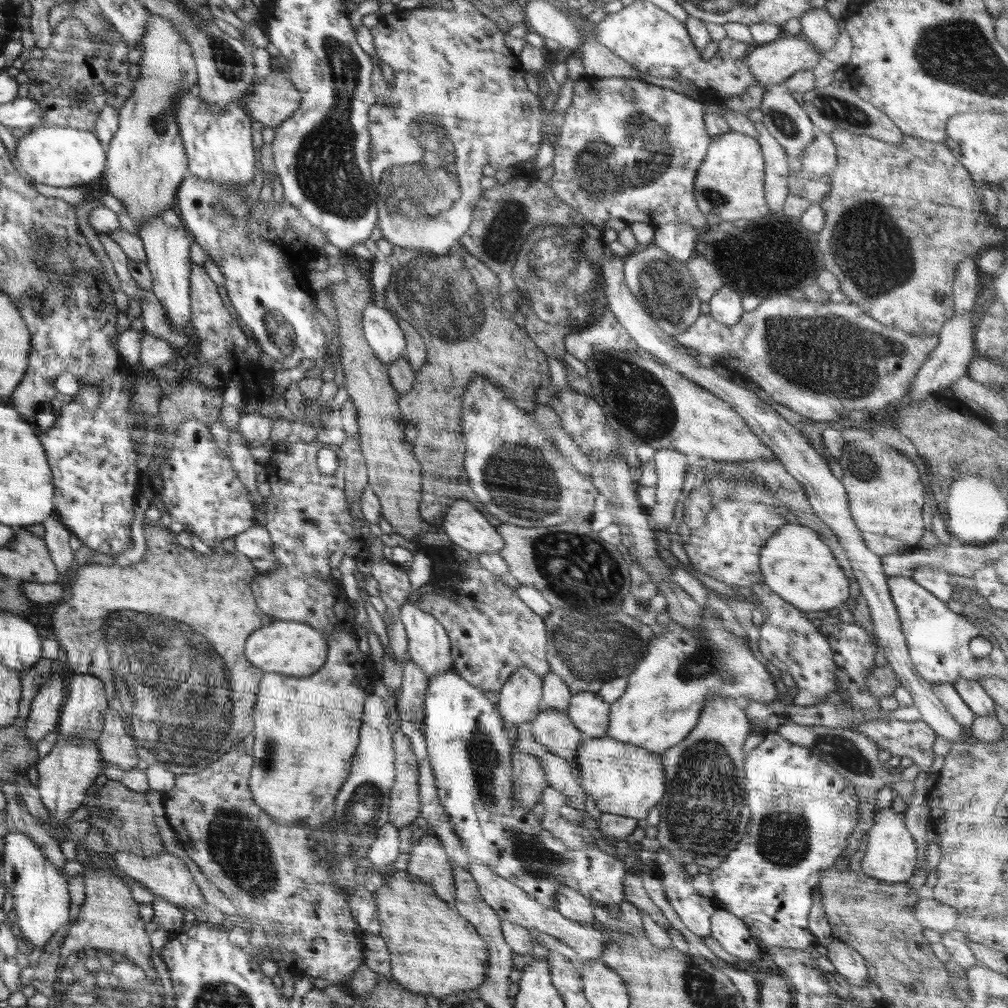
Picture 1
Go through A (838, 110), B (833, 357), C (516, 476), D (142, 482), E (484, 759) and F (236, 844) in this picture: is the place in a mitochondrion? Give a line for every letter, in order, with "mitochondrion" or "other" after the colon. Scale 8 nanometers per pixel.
A: mitochondrion
B: mitochondrion
C: mitochondrion
D: other
E: mitochondrion
F: mitochondrion

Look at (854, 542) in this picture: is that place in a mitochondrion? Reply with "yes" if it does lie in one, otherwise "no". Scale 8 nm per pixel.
no

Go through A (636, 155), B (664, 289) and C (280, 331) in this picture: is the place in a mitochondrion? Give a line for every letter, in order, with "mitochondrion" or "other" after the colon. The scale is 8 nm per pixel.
A: mitochondrion
B: mitochondrion
C: mitochondrion

